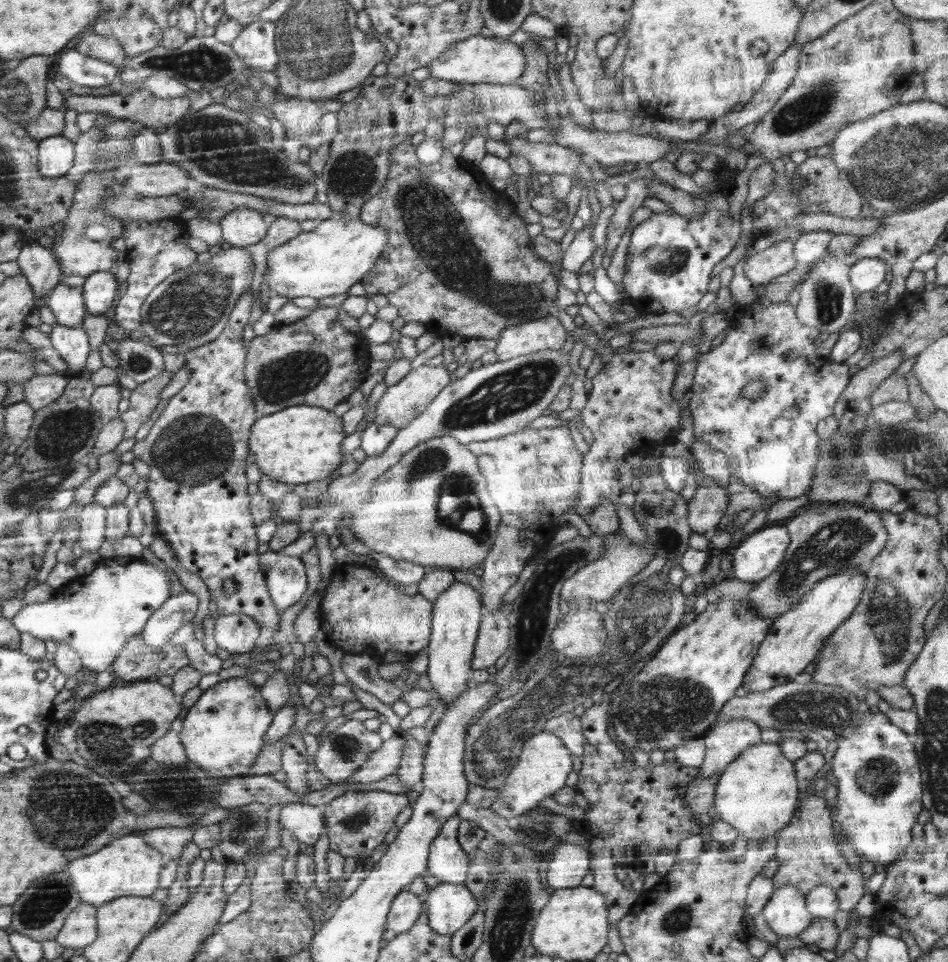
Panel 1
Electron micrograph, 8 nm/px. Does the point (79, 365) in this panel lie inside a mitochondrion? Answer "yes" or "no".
no

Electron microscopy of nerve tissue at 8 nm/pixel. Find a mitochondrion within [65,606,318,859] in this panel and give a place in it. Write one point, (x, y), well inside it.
(116, 746)

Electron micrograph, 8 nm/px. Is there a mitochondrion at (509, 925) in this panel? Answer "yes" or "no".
yes

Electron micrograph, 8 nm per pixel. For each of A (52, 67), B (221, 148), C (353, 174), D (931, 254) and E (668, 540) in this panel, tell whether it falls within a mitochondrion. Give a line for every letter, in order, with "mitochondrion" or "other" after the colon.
A: other
B: mitochondrion
C: mitochondrion
D: other
E: mitochondrion

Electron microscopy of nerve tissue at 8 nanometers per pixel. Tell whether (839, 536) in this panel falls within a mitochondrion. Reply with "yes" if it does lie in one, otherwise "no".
yes

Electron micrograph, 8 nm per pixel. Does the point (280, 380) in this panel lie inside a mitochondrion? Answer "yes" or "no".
yes

